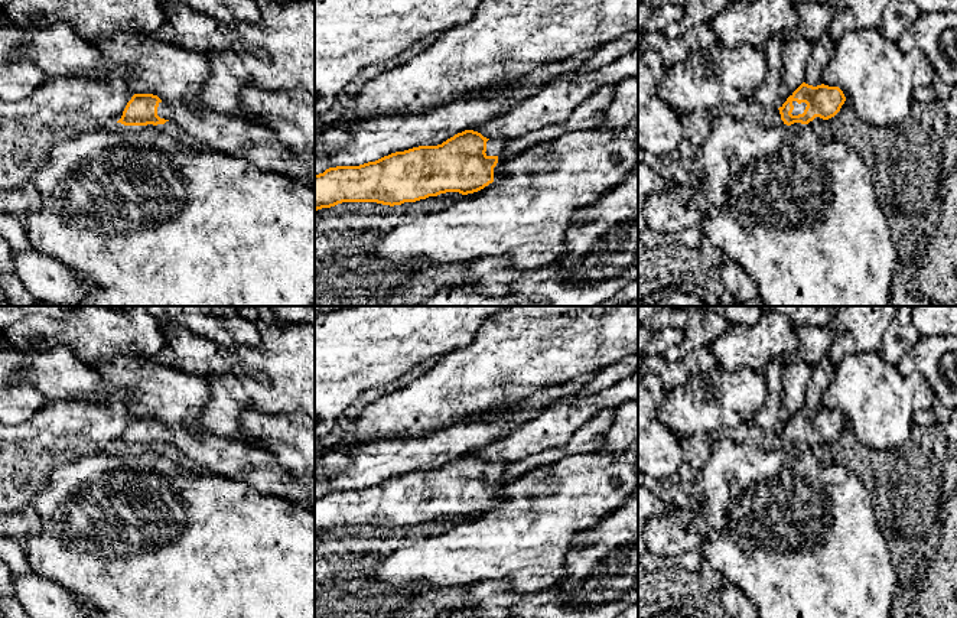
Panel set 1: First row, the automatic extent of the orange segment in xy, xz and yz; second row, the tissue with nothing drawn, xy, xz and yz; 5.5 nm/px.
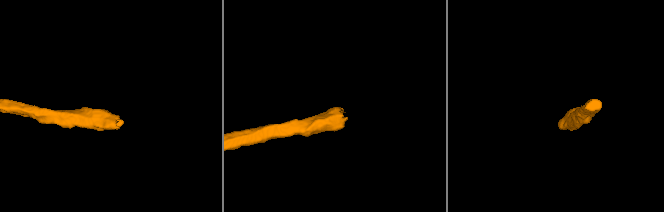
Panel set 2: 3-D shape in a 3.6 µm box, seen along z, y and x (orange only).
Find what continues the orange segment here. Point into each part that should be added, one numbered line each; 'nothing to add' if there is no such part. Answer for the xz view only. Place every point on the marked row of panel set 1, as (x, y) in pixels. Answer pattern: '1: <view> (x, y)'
1: xz (494, 146)

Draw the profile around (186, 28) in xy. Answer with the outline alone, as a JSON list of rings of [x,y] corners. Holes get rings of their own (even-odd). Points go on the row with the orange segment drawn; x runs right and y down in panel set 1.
[[[176,4],[167,9],[166,20],[152,36],[183,49],[206,53],[227,51],[235,35],[235,25],[225,23],[186,4]]]

